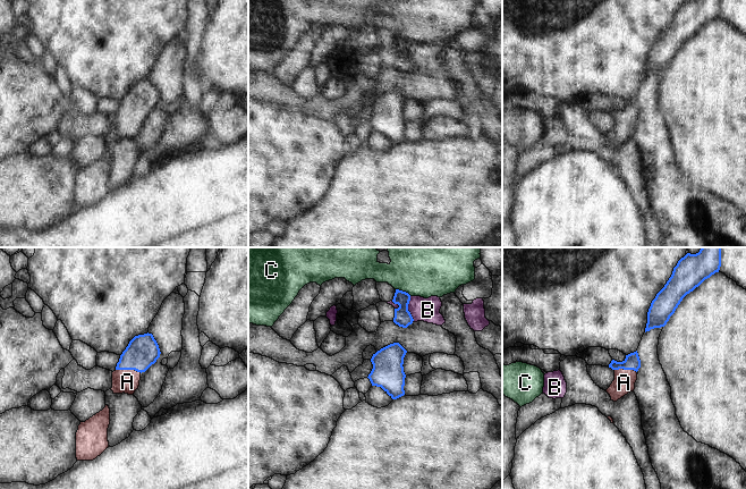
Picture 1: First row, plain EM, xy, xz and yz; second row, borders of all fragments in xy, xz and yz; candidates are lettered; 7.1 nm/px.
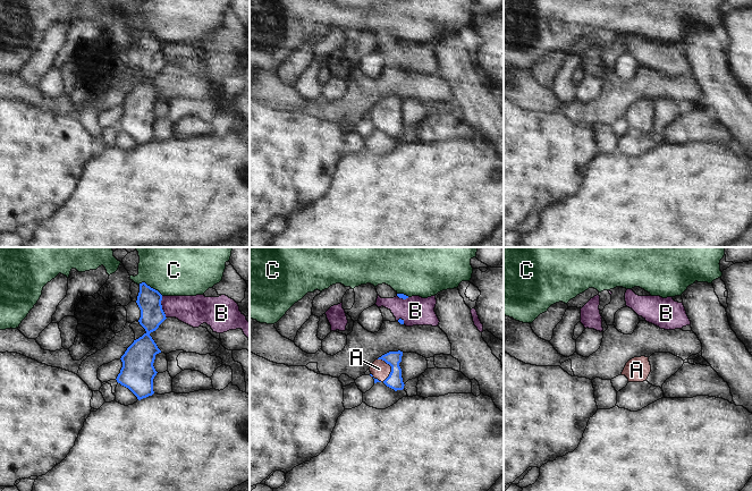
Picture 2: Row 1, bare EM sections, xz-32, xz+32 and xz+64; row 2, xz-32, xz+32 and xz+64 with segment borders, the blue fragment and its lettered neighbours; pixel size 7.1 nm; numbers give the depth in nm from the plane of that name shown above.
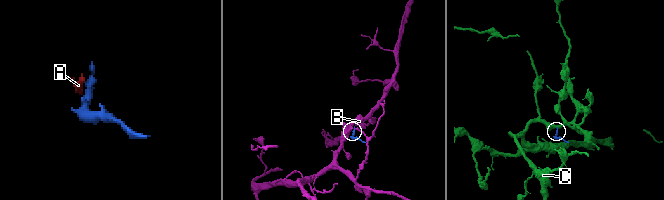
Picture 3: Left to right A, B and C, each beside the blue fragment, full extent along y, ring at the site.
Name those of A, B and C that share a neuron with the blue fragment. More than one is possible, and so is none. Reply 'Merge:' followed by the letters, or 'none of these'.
Merge: A

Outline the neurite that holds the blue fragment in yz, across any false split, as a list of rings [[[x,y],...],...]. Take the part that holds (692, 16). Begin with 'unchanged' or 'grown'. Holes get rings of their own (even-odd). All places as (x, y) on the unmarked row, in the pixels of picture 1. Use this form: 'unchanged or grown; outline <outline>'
unchanged; outline [[[686,0],[673,14],[664,33],[656,40],[647,58],[645,78],[667,70],[683,44],[721,12],[721,0]]]

